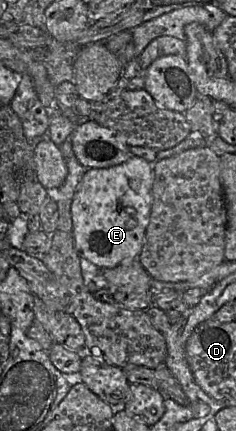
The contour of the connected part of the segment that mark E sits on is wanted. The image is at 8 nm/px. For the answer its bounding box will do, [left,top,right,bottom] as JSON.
[71,155,153,269]

